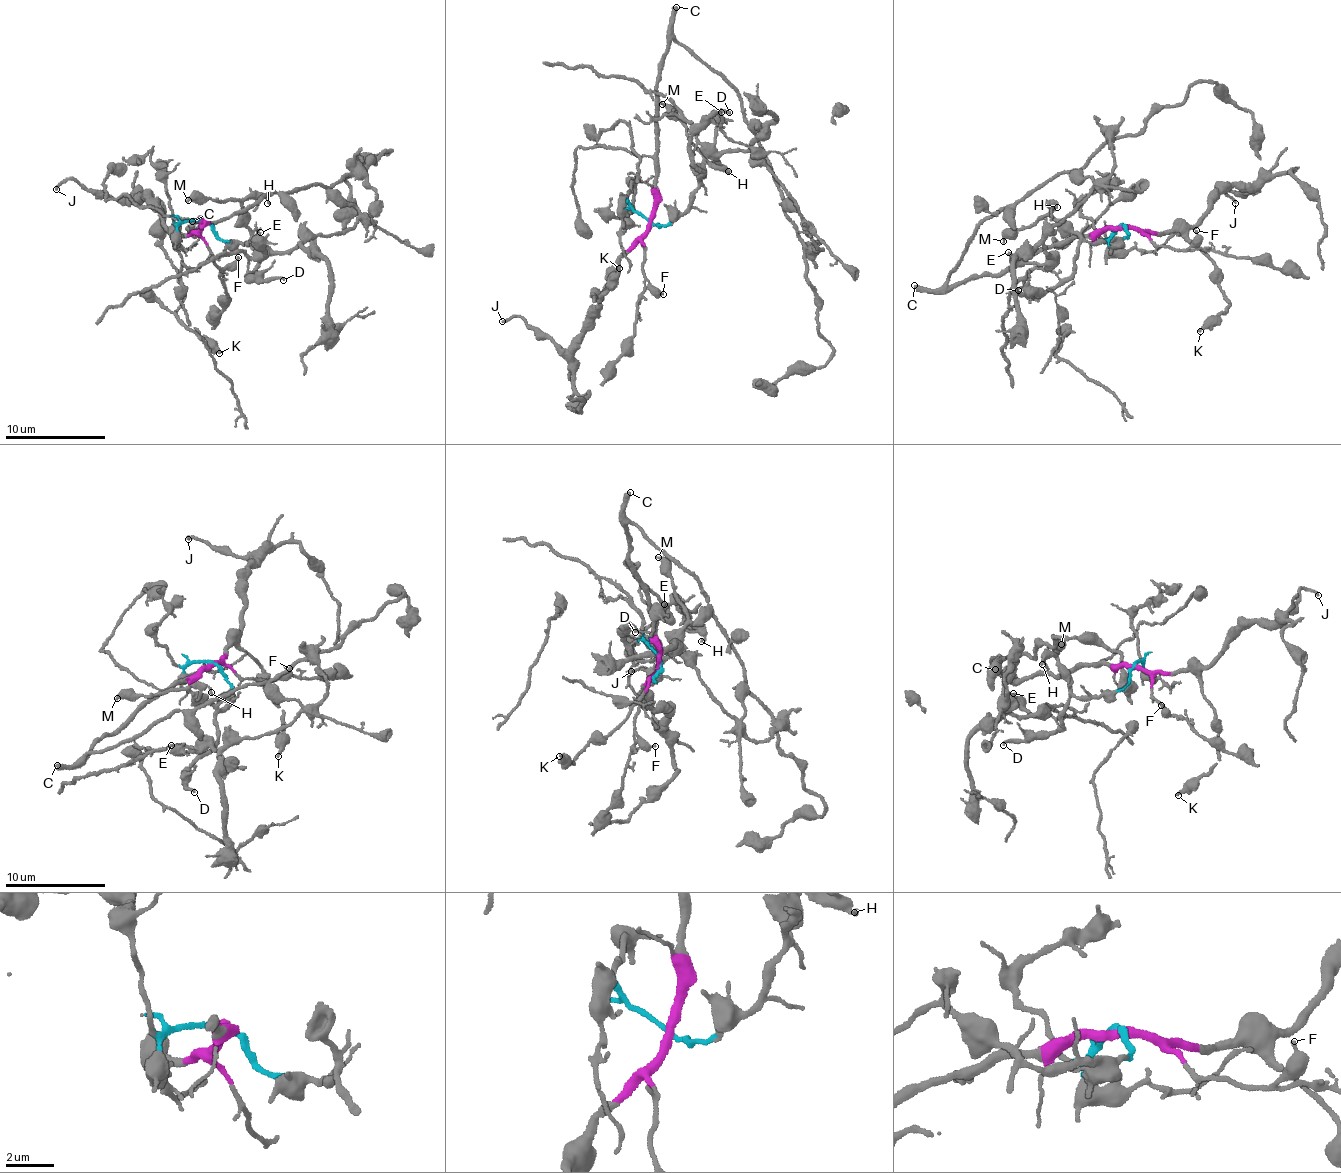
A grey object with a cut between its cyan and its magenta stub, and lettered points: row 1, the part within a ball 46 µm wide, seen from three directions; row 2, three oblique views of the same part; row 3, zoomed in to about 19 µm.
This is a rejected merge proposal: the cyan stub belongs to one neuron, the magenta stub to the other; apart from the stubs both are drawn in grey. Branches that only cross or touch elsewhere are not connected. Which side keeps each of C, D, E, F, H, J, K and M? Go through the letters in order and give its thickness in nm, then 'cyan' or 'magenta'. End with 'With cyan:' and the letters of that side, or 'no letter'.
C: calibre 400 nm; magenta
D: calibre 200 nm; cyan
E: calibre 480 nm; cyan
F: calibre 340 nm; magenta
H: calibre 160 nm; cyan
J: calibre 180 nm; magenta
K: calibre 220 nm; magenta
M: calibre 440 nm; cyan
With cyan: D, E, H, M

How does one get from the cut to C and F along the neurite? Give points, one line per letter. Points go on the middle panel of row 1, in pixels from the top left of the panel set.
C: (650, 222), (657, 147), (658, 67), (669, 40), (671, 13), (677, 6)
F: (650, 222), (641, 241), (645, 251), (645, 280), (664, 295)

